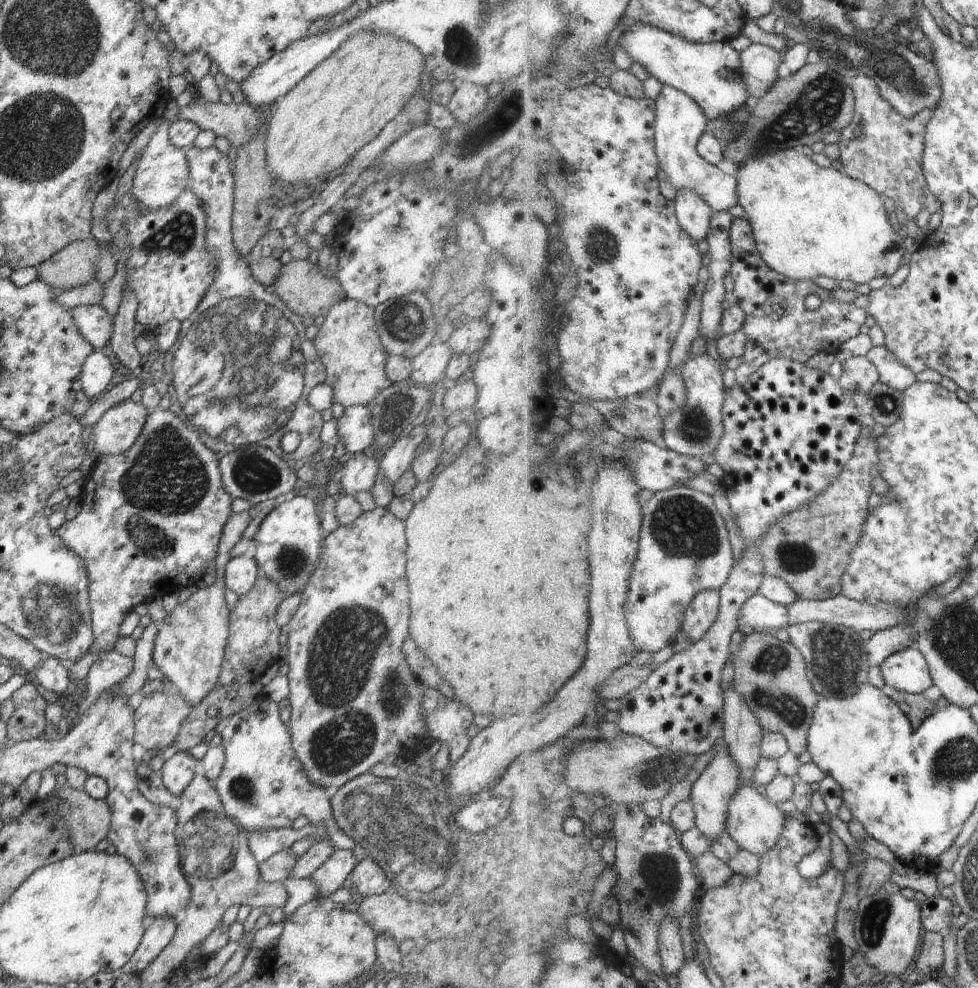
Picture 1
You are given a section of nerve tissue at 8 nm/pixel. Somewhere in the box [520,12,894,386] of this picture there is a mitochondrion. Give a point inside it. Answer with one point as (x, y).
(814, 108)

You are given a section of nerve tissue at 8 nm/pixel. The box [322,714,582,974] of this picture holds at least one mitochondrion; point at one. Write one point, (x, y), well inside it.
(388, 814)

